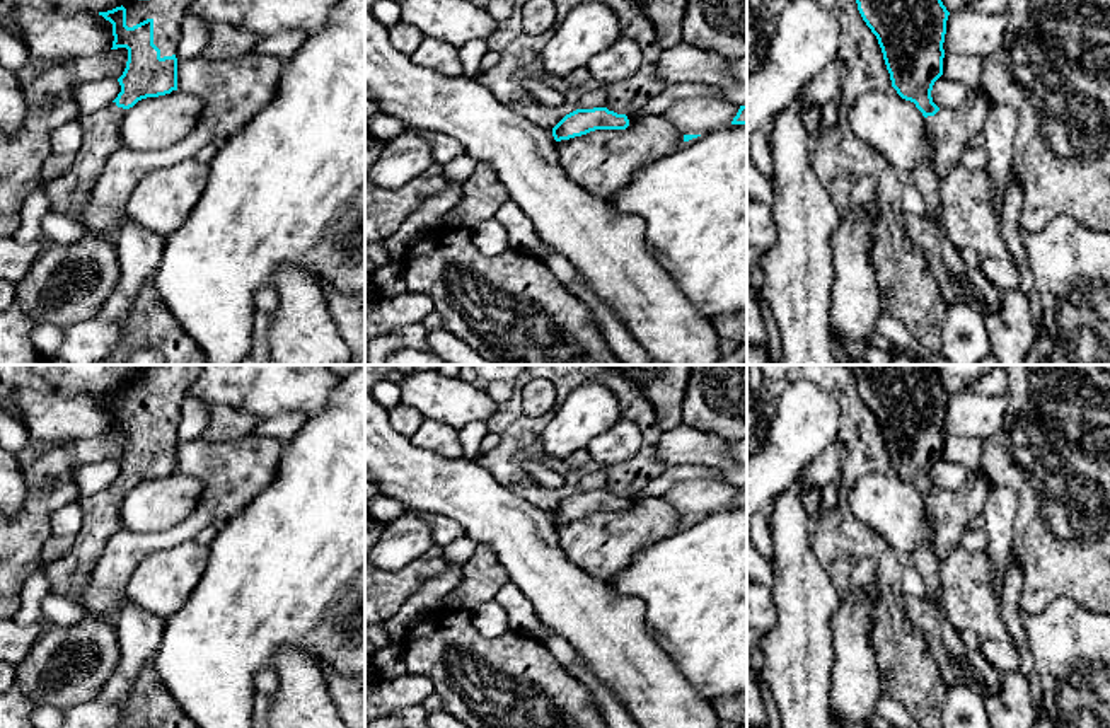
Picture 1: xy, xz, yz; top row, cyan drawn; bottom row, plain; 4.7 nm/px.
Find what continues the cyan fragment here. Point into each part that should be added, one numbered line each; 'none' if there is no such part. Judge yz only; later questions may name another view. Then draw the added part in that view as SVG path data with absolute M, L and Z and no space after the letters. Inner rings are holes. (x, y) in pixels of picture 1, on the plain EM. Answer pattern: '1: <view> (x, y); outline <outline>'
1: yz (950, 512); outline M972 476L962 488L943 491L934 498L928 498L928 513L933 523L933 549L938 561L958 544L977 515L982 515L987 501L987 481L980 476Z

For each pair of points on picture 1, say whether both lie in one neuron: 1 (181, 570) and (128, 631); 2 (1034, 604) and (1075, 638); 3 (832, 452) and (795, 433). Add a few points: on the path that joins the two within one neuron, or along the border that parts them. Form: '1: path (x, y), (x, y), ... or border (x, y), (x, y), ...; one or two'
1: border (127, 594), (144, 611), (156, 614), (162, 621); two
2: border (1081, 606), (1052, 599), (1037, 612), (1022, 611); two
3: border (834, 439), (797, 476); two

